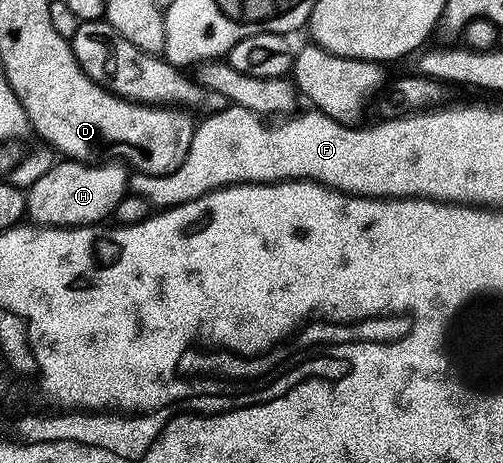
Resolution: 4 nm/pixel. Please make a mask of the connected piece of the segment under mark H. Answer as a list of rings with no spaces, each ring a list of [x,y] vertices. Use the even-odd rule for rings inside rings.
[[[56,161],[42,177],[31,180],[26,191],[26,215],[33,224],[41,227],[90,227],[103,224],[103,219],[111,216],[115,207],[129,194],[128,175],[130,171],[119,161],[103,163],[77,163],[75,161]]]

